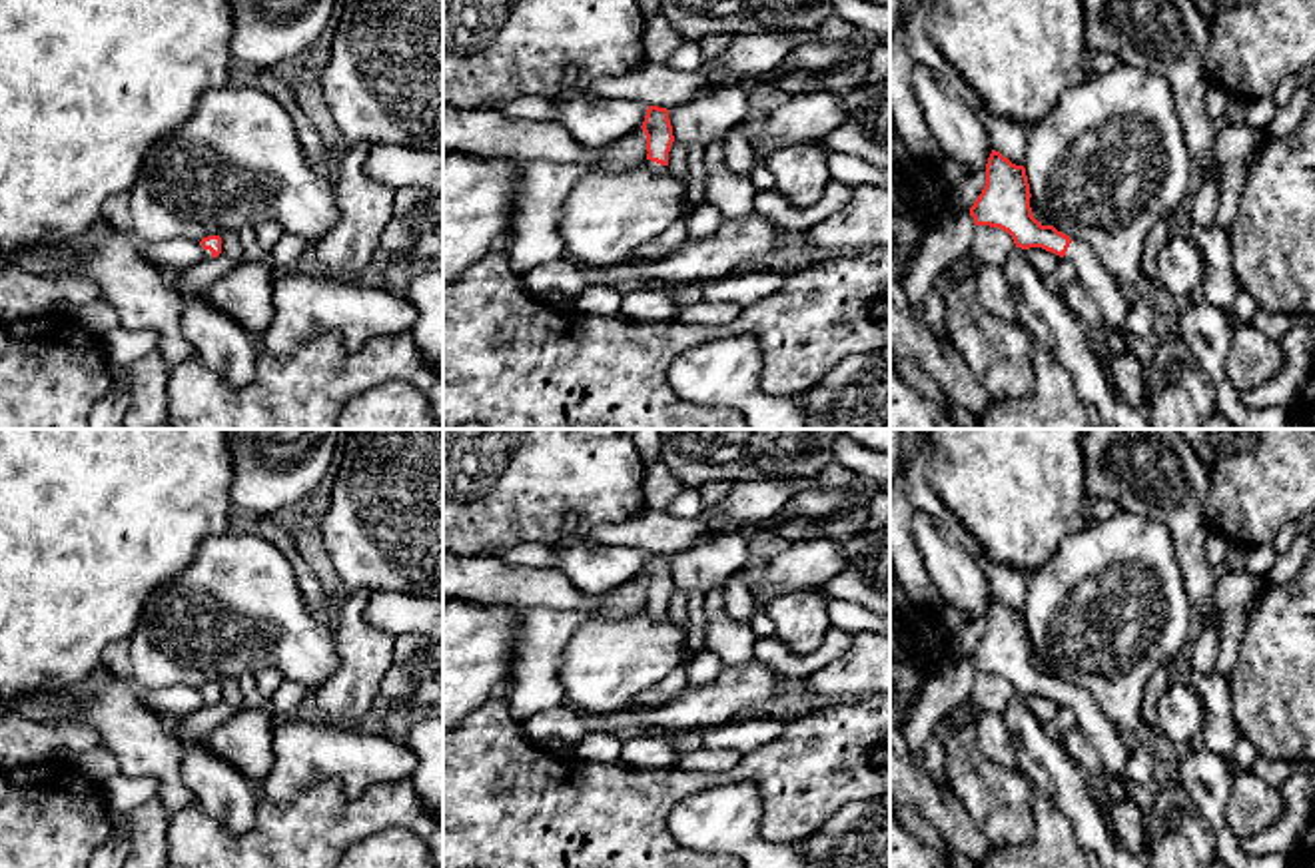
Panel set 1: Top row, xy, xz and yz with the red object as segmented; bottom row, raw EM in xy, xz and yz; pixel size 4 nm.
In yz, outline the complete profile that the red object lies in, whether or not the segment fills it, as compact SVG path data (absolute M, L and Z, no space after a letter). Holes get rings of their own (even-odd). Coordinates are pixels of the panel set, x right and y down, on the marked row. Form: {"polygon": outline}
{"polygon": "M992 150L986 164L986 186L970 216L976 225L990 225L1008 231L1016 247L1042 247L1076 265L1078 281L1094 295L1101 309L1105 329L1121 329L1129 313L1129 297L1105 271L1103 263L1082 239L1042 225L1030 208L1030 184L1024 166L1012 164Z"}

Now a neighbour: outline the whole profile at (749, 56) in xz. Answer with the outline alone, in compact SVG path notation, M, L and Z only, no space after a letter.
M832 16L810 34L770 32L738 34L716 58L706 74L708 88L752 88L764 74L772 72L794 48L804 42L834 44L856 36L860 30L844 18Z

